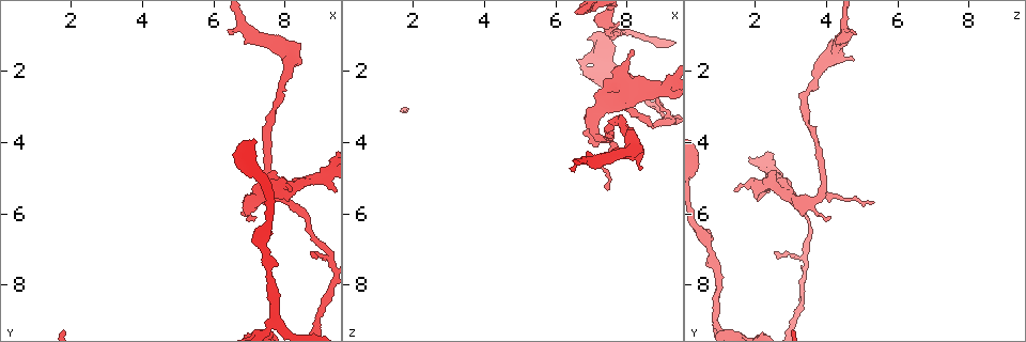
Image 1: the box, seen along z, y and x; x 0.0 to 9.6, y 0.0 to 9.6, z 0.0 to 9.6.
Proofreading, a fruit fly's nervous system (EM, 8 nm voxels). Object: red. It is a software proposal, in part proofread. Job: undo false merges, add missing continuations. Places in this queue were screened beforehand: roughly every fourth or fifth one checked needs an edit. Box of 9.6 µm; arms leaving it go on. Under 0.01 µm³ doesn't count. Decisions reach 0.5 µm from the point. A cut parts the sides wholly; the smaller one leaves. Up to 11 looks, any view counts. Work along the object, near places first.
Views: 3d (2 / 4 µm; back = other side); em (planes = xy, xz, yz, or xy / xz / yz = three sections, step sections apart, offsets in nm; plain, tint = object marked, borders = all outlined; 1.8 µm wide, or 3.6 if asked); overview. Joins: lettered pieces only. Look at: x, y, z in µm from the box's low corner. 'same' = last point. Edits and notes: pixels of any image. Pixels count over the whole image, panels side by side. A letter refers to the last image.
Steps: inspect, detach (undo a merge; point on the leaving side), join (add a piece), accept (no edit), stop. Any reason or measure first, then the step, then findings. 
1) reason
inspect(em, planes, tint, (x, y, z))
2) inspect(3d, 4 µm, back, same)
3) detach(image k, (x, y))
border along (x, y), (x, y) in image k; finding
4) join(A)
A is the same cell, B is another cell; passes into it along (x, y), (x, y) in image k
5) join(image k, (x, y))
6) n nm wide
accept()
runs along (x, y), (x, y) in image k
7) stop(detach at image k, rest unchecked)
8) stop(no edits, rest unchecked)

sudden change in width
inspect(em, xz, step 8, tint, (6.85, 0.65, 4.55))

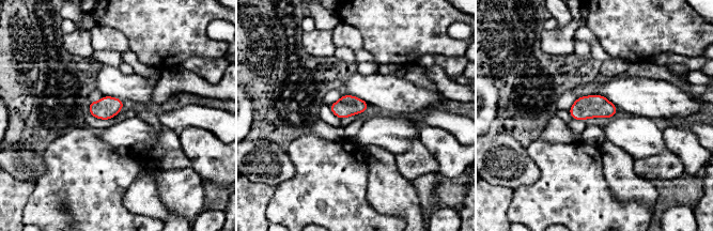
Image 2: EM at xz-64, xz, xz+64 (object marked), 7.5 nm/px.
another direction
inspect(em, planes, borders, same)

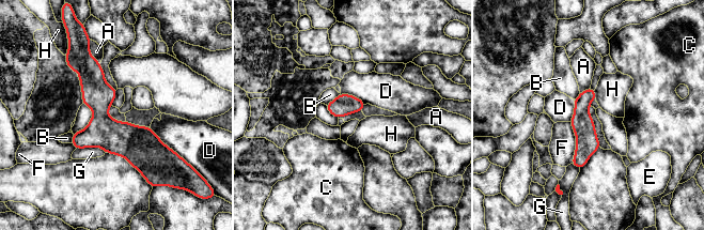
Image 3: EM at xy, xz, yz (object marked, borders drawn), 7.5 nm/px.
accept()
A, B, C, D, E, F, G and H are other cells; border along (594, 90), (596, 98) in image 3; continuous, no second neuron

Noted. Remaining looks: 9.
sharp bend
inspect(em, planes, tint, (7.90, 5.20, 2.10))

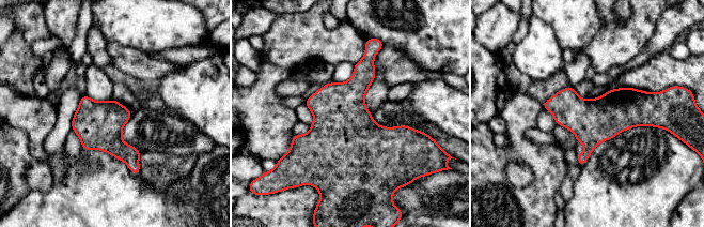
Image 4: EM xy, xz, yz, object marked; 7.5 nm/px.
see the neighbours
inspect(em, planes, borders, same)

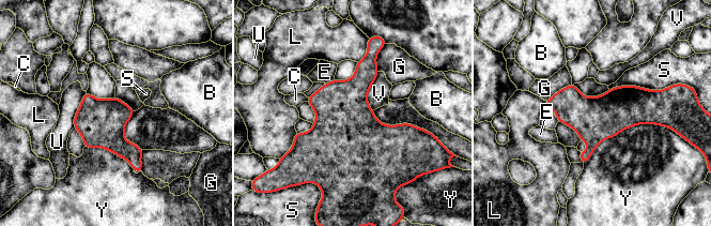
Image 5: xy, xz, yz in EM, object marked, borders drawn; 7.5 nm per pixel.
accept()
B, C, E, G, L, S, U, V and Y are other cells; border along (379, 72), (367, 96), (372, 110) in image 5; one neuron here

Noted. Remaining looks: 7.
branch point
inspect(em, xz, step 4, tint, (7.00, 5.65, 3.50))

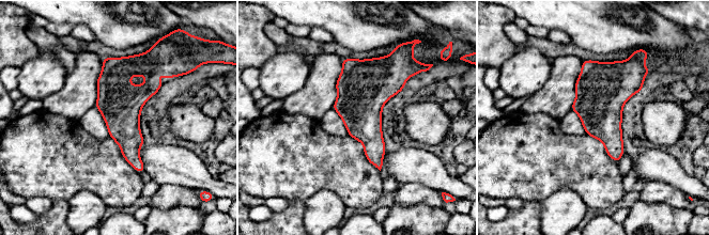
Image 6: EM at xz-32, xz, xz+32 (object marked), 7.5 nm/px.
inspect(em, xz, step 4, borders, same)

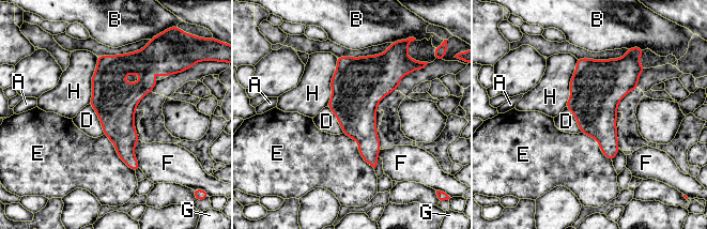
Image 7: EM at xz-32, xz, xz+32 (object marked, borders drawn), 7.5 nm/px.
accept()
A, B, D, E, F, G and H are other cells; runs along (128, 56), (118, 125), (136, 167) in image 7; one neuron here

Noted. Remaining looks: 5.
calibre changes
inspect(em, xy, step 4, tint, (8.70, 6.50, 3.55))

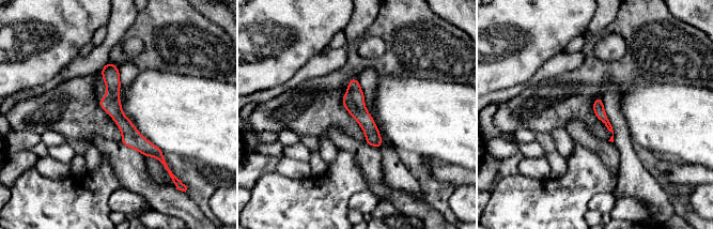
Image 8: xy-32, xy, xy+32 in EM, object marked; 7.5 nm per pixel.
inspect(em, planes, borders, same)

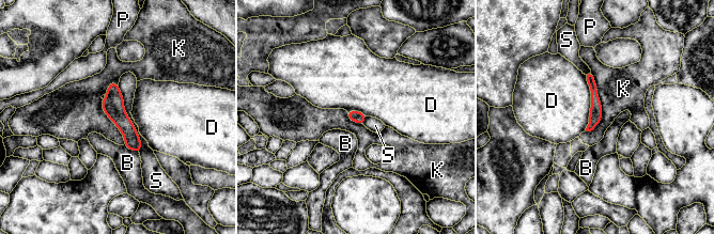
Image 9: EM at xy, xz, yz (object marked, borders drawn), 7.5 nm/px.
accept()
B, D, K, P and S are other cells; border along (591, 71), (601, 121), (587, 131) in image 9; all the same neuron

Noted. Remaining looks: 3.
thick turns thin
inspect(em, planes, borders, (7.60, 9.05, 0.95))

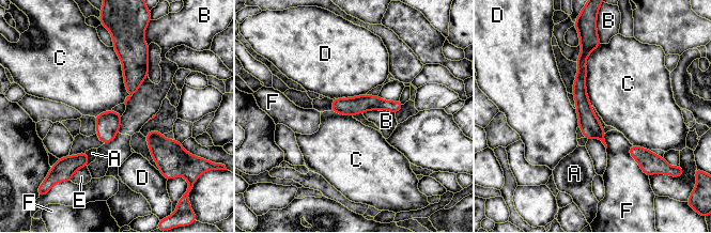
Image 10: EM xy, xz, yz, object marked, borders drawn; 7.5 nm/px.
accept()
A, B, C, D, E and F are other cells; runs along (588, 49), (581, 98), (601, 137) in image 10; one neuron here

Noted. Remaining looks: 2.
stop(no edits, rest unchecked)

